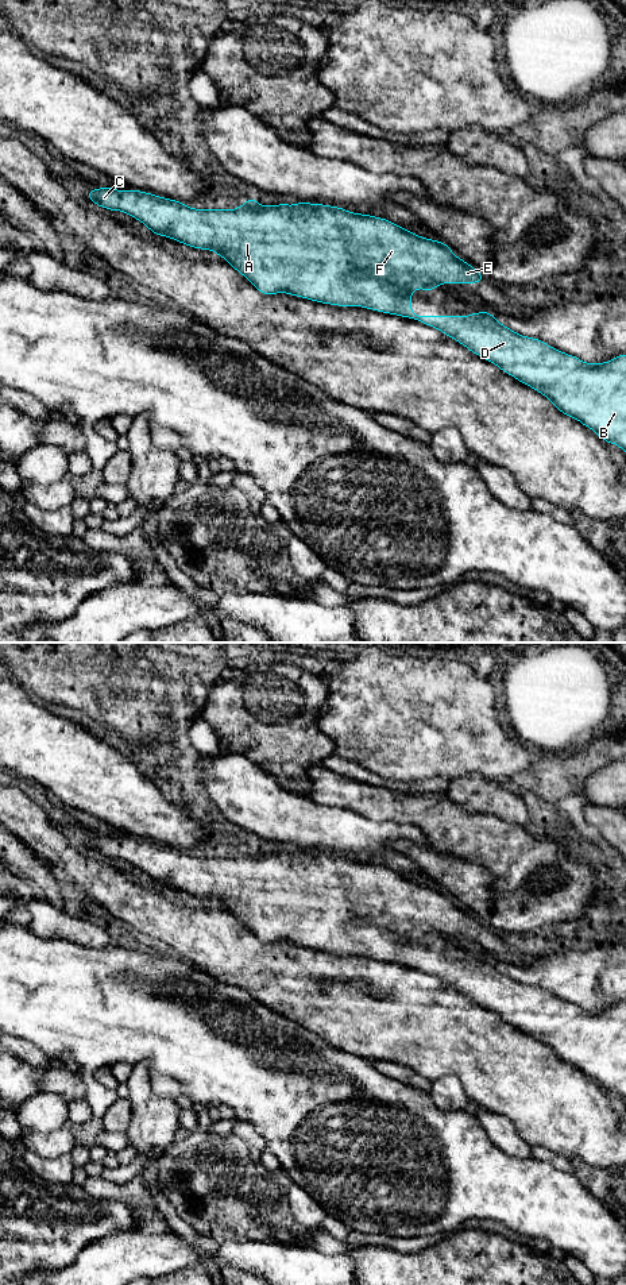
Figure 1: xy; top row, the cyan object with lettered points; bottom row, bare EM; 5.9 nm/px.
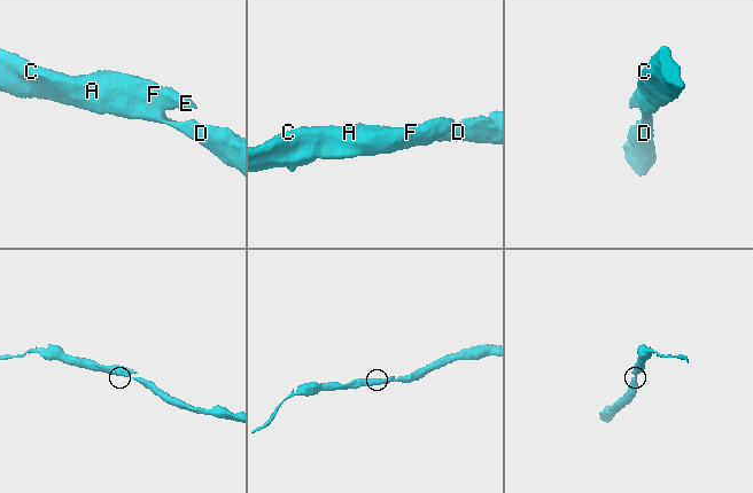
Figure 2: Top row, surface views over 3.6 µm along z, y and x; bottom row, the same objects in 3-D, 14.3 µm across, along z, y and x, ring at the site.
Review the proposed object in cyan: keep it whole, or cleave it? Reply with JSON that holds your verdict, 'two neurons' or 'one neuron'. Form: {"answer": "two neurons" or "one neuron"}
{"answer": "one neuron"}

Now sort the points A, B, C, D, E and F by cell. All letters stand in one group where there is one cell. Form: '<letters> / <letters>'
A B C D E F

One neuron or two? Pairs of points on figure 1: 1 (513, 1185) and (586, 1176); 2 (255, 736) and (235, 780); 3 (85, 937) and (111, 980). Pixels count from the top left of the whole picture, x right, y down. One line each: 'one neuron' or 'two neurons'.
1: two neurons
2: two neurons
3: two neurons

